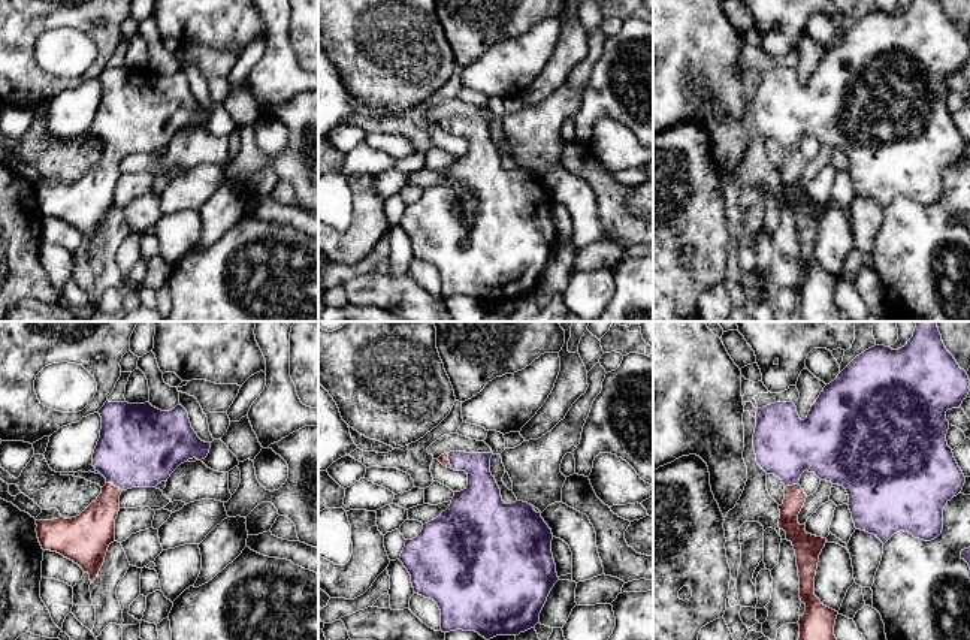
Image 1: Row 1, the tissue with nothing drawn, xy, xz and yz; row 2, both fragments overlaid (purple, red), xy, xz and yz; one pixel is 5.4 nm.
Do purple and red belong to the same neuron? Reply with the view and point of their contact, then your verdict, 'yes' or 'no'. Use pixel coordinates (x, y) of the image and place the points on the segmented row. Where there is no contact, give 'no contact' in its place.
xy (114, 485) | yes

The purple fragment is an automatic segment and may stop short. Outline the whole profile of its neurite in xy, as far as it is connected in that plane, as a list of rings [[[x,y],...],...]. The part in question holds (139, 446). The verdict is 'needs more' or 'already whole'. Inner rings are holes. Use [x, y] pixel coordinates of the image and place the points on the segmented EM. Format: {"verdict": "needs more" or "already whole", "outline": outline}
{"verdict": "needs more", "outline": [[[106,401],[99,414],[102,429],[93,467],[106,479],[102,493],[76,517],[36,520],[42,549],[78,564],[91,583],[115,541],[121,492],[155,487],[188,459],[205,459],[211,449],[197,437],[181,404],[161,411],[149,402]]]}

